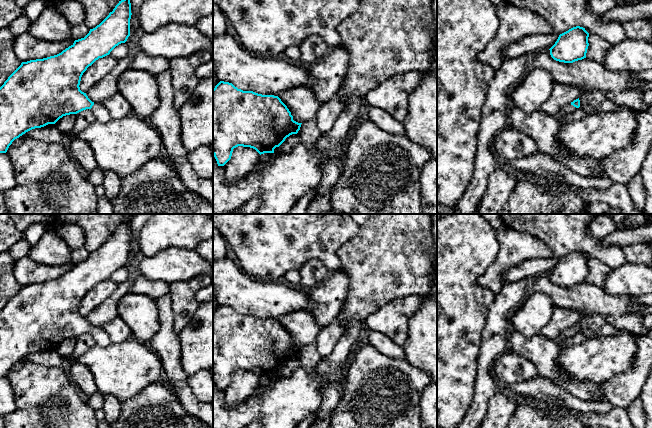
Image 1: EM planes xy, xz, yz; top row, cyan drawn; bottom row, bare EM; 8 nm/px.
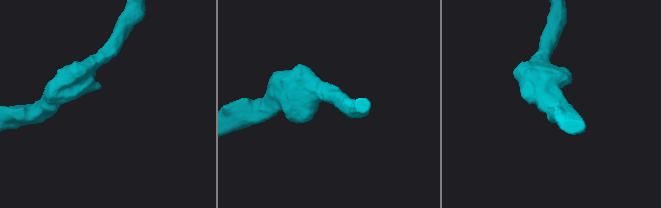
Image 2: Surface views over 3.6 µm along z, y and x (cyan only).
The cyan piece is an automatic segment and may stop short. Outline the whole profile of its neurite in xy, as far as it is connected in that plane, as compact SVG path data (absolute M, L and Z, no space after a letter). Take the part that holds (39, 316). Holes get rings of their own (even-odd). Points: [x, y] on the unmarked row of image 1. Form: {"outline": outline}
{"outline": "M130 221L115 230L95 252L61 277L43 283L22 286L0 311L0 377L6 377L12 366L26 356L55 348L60 342L90 333L97 345L107 347L112 341L102 327L92 326L80 314L83 297L99 282L103 282L130 260Z"}

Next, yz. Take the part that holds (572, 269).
{"outline": "M576 250L559 259L549 273L551 281L559 286L573 287L586 282L589 257L585 252Z"}

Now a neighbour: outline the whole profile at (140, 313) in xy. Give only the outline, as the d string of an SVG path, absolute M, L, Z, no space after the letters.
M129 292L117 303L118 316L129 327L132 337L141 343L148 344L149 340L160 327L159 310L156 300L144 294Z

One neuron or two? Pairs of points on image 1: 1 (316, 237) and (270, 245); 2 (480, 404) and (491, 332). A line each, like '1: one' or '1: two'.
1: one
2: one

